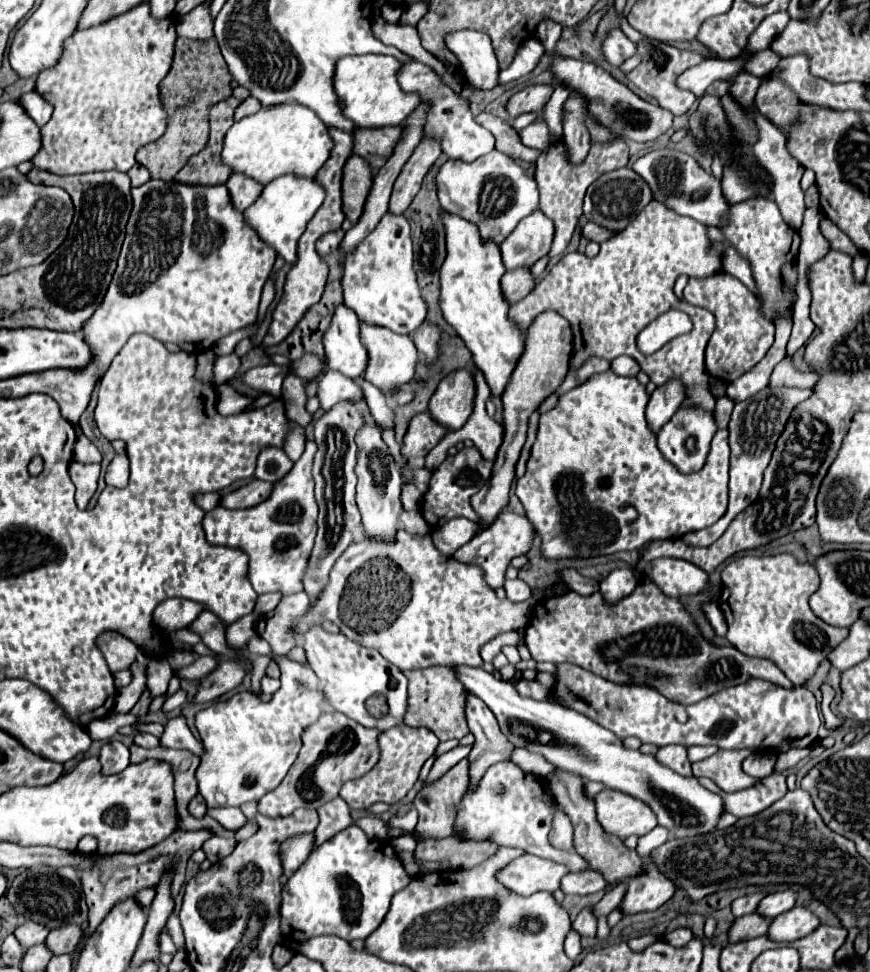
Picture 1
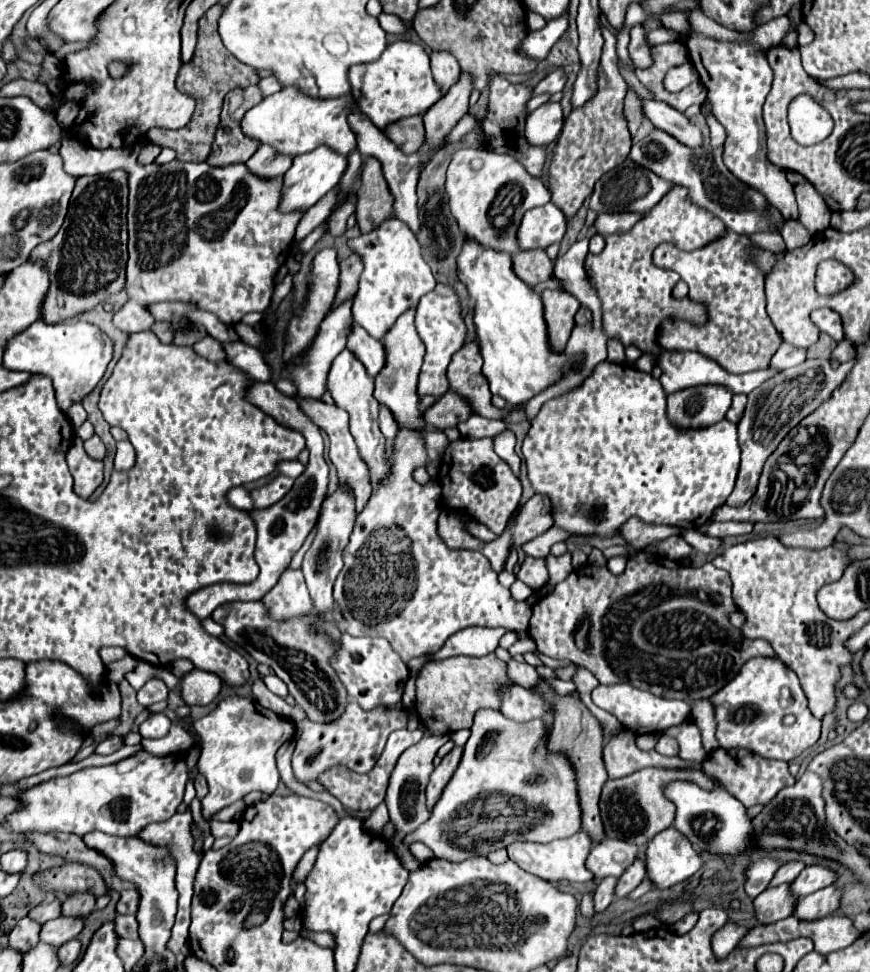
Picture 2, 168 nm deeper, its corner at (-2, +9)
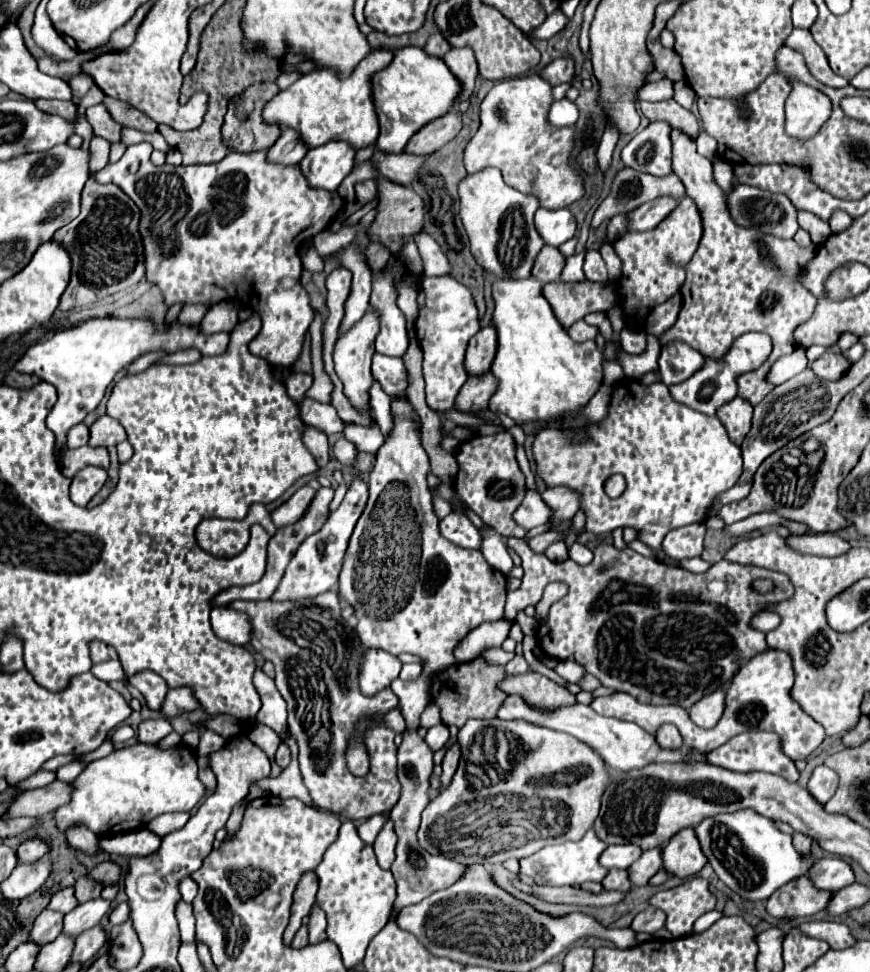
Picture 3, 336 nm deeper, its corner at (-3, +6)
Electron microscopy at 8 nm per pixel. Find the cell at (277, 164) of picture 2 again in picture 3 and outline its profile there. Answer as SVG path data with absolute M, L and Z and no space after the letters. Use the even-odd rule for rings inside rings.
M284 128L282 136L268 150L268 160L278 164L298 164L308 152L304 140L292 128Z

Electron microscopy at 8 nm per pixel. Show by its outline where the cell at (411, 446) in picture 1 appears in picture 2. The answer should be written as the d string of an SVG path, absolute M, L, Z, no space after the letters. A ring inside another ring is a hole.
M447 391L429 409L423 411L423 421L433 429L443 431L447 427L457 427L459 423L467 421L469 415L471 407L459 395Z

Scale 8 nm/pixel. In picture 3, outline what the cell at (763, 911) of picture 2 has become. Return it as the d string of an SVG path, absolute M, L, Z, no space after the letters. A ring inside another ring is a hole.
M804 876L776 890L776 894L768 898L766 910L774 918L802 918L802 916L812 916L816 912L822 912L828 906L830 898L832 898L832 892L818 890L812 884L812 880Z

